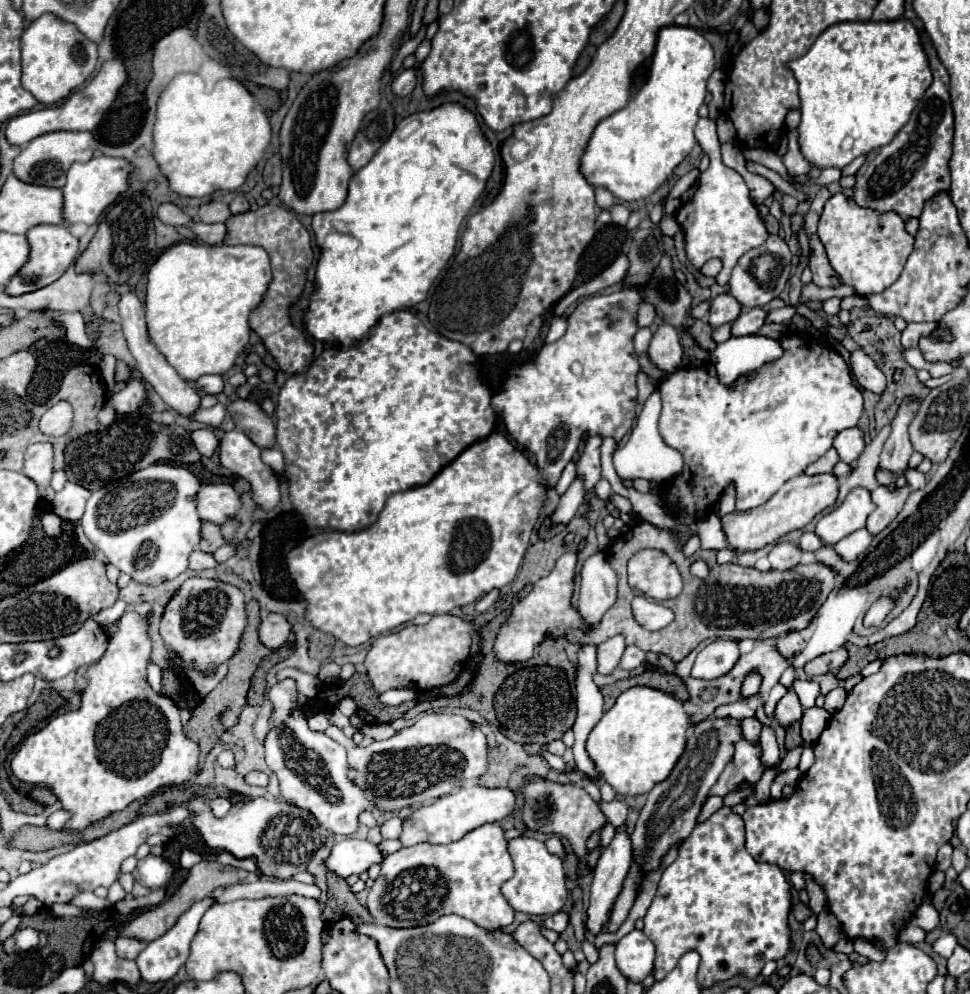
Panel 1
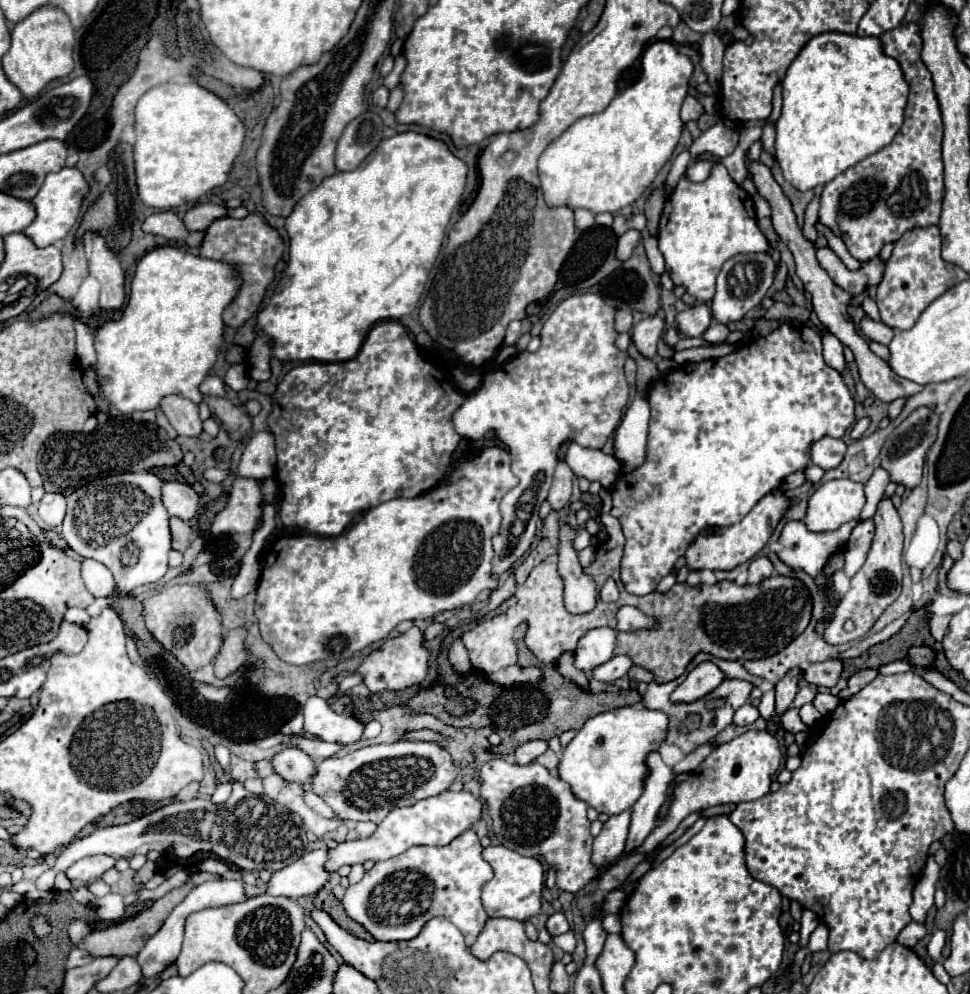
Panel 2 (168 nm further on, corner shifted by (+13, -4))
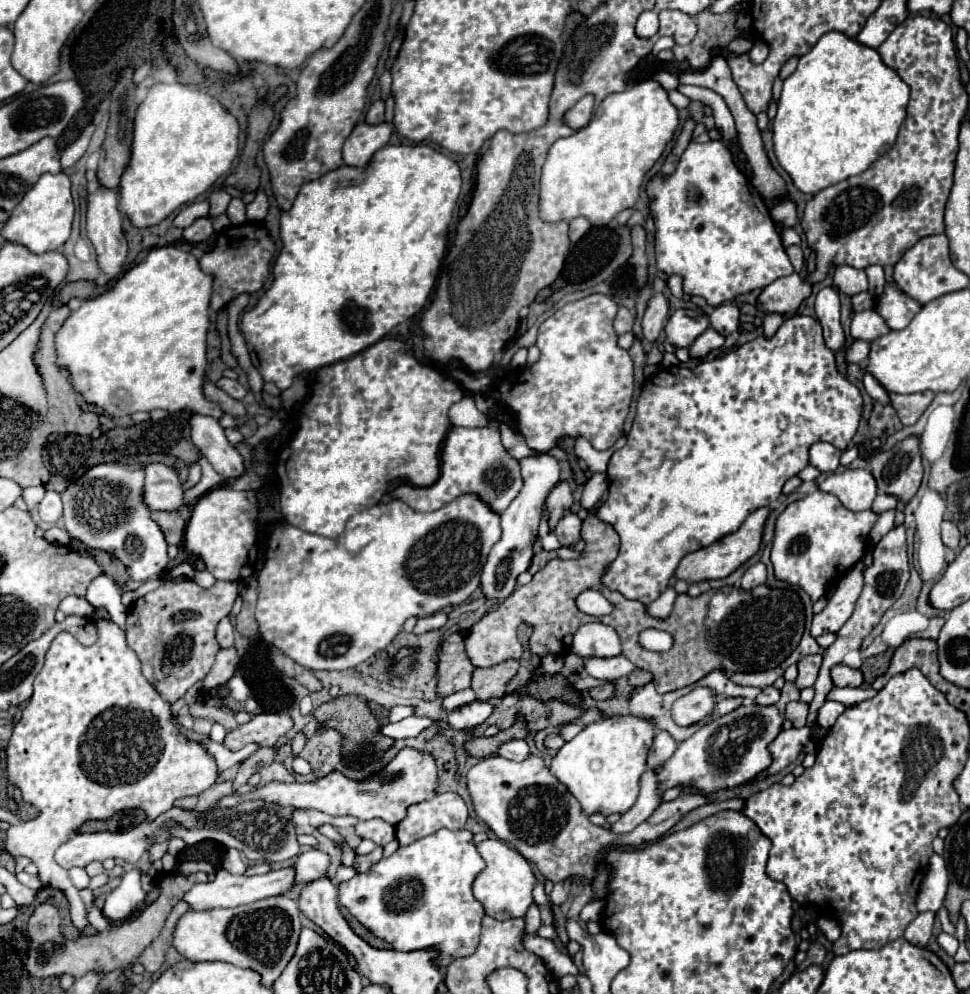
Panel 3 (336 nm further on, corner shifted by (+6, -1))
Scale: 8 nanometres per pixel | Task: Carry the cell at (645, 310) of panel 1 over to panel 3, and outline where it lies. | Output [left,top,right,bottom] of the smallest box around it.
[614,307,634,335]

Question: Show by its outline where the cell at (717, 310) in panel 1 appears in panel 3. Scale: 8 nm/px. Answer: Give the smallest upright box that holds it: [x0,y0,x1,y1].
[664,309,710,347]

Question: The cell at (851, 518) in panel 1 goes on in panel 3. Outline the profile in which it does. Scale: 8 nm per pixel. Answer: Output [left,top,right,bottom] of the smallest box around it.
[820,469,876,511]

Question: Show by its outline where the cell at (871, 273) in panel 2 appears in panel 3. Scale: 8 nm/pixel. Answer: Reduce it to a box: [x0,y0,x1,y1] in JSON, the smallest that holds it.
[834,265,868,295]

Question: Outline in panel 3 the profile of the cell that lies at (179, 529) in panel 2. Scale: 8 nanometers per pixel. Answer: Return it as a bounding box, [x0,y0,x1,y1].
[152,511,186,545]

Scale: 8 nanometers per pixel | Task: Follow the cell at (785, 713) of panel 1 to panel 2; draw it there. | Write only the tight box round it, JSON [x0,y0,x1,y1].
[775,670,801,716]

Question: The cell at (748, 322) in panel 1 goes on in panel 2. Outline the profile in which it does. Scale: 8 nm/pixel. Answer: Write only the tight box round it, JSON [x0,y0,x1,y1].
[703,322,731,344]

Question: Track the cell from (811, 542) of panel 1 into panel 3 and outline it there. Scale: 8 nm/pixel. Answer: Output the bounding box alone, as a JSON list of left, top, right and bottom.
[770,489,878,603]

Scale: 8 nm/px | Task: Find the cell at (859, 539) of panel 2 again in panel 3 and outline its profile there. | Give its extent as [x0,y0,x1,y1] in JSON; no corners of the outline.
[810,561,862,637]

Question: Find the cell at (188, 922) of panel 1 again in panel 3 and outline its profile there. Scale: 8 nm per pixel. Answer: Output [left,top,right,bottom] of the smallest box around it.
[184,867,294,911]

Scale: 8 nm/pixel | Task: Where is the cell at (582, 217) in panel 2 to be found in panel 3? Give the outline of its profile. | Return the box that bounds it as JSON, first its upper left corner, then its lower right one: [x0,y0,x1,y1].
[568,217,590,243]

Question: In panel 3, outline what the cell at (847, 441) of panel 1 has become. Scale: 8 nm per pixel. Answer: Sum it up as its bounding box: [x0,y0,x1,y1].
[808,443,842,473]

